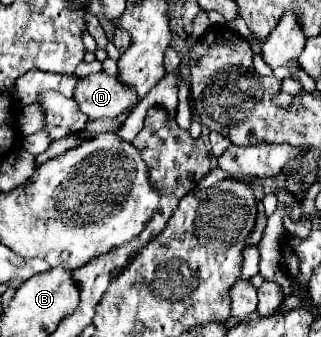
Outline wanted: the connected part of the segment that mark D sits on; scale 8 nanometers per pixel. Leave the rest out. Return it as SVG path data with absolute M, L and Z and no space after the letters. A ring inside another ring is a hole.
M107 73L83 77L75 89L75 99L91 121L115 119L125 111L133 111L139 103L135 87L127 87Z

